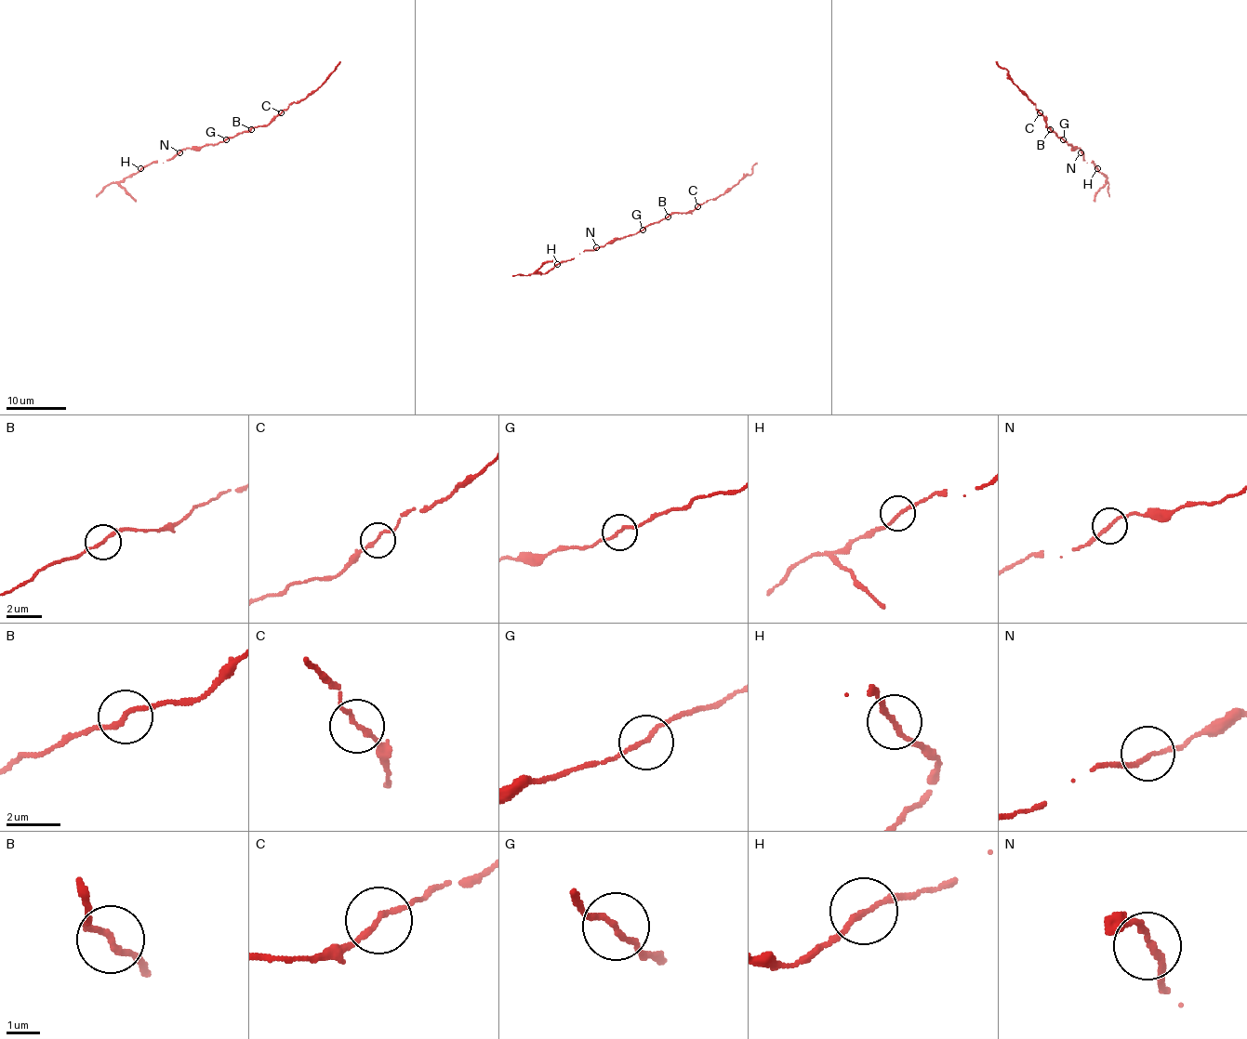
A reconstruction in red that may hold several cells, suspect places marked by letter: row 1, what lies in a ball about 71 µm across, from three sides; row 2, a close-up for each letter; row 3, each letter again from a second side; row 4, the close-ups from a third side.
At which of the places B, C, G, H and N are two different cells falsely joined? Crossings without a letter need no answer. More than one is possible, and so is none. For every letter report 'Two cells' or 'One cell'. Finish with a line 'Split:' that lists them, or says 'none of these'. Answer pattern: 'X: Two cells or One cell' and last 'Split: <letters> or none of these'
B: One cell
C: One cell
G: One cell
H: Two cells
N: One cell
Split: H

